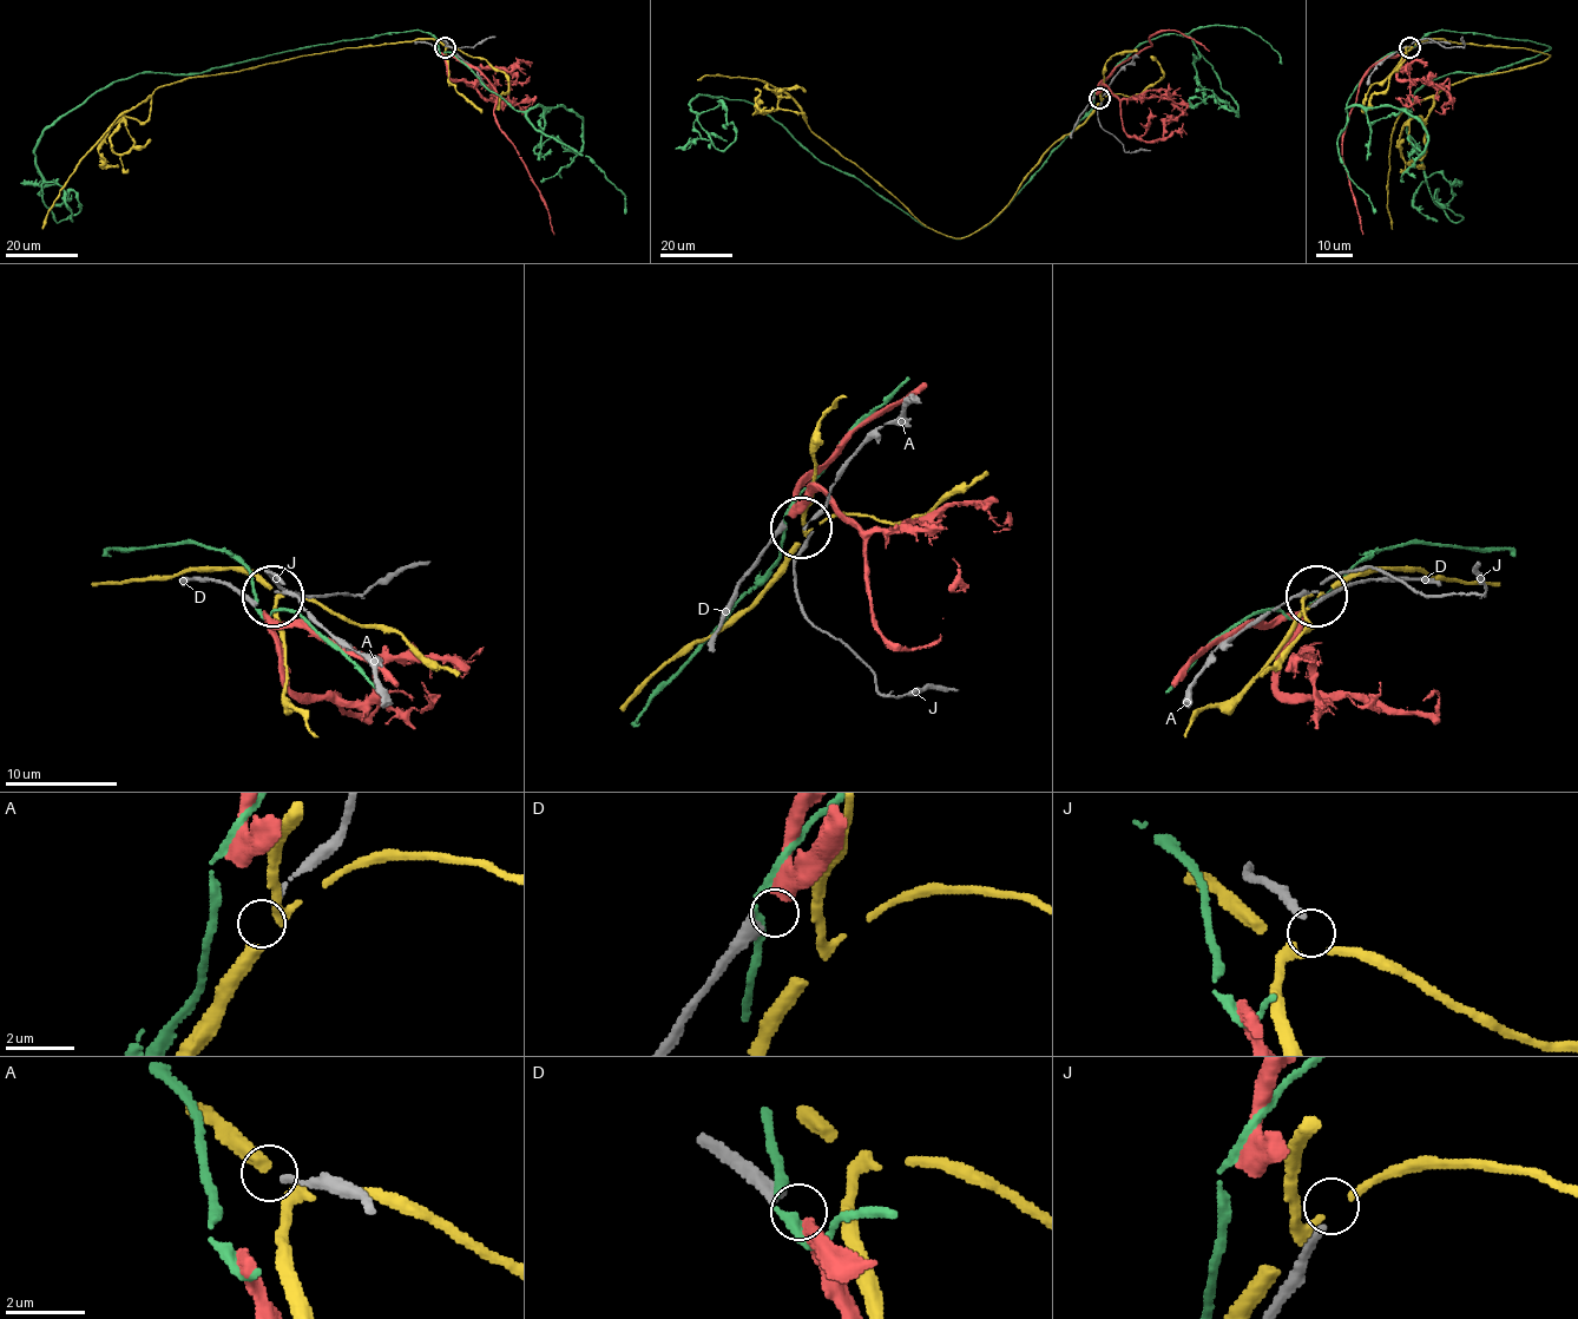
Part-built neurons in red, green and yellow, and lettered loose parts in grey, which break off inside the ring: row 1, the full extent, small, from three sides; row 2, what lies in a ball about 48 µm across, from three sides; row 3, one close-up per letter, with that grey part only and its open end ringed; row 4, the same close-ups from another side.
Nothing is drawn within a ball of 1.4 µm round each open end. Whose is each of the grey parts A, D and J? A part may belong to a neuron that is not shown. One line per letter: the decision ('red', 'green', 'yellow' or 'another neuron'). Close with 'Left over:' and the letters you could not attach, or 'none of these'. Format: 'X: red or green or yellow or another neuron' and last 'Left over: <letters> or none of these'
A: yellow
D: red
J: another neuron
Left over: J

